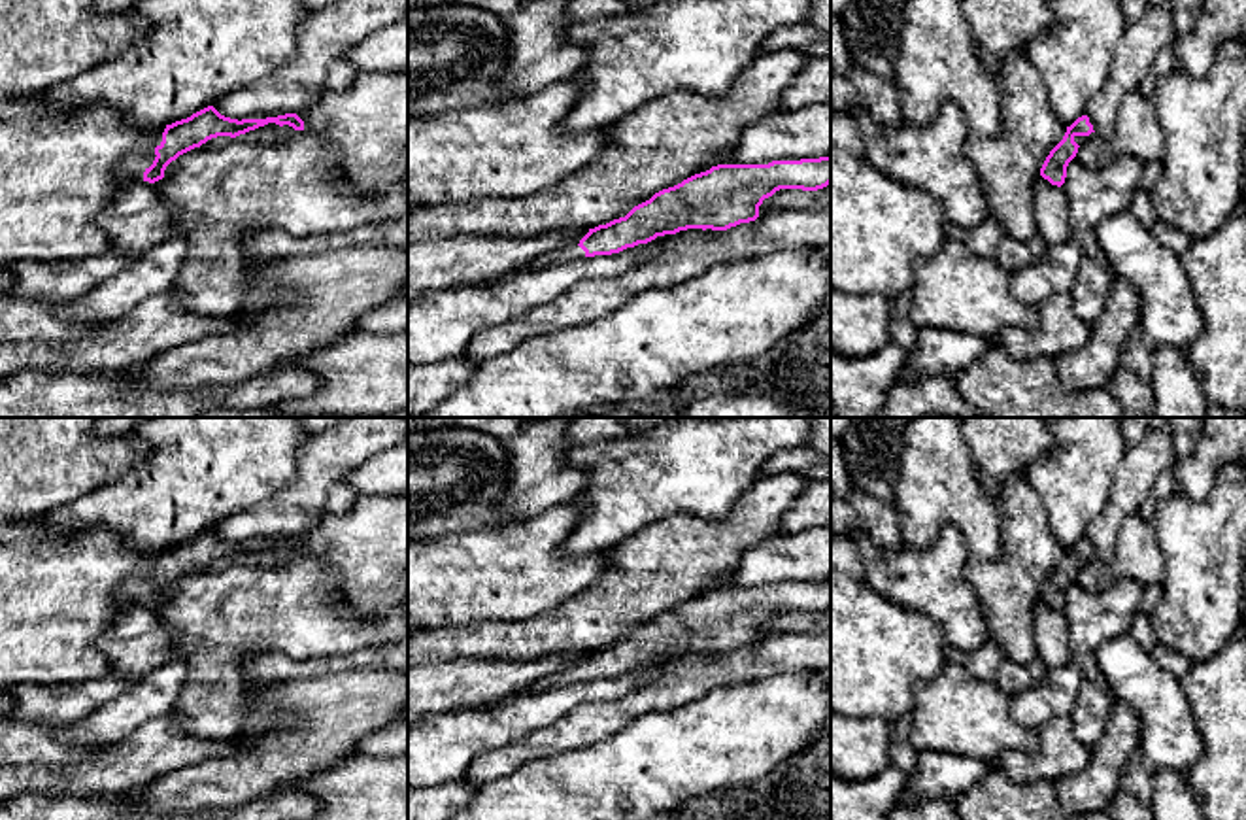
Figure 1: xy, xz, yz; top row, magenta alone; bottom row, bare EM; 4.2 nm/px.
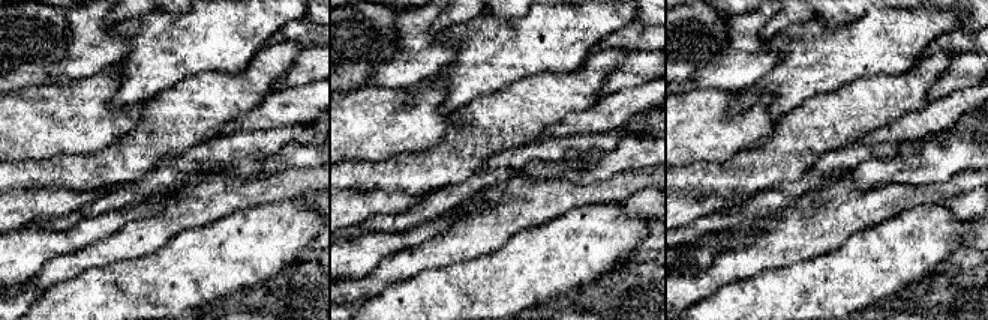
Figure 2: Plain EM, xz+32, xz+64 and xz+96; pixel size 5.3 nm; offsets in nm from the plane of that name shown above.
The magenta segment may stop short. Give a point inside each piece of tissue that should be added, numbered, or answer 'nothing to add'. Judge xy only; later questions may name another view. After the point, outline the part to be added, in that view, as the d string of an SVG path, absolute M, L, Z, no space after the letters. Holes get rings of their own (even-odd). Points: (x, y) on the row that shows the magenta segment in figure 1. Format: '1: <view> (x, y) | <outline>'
1: xy (131, 170) | M157 136L149 151L132 151L119 166L115 166L115 181L123 187L143 181L143 172L153 164L157 157L155 147L160 145L160 142L162 136Z

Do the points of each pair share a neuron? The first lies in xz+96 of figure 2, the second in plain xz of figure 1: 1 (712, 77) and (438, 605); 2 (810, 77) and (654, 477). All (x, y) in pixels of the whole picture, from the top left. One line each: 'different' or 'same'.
1: different
2: same

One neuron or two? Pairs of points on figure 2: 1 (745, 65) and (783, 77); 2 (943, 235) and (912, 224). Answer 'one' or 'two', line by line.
1: two
2: one

